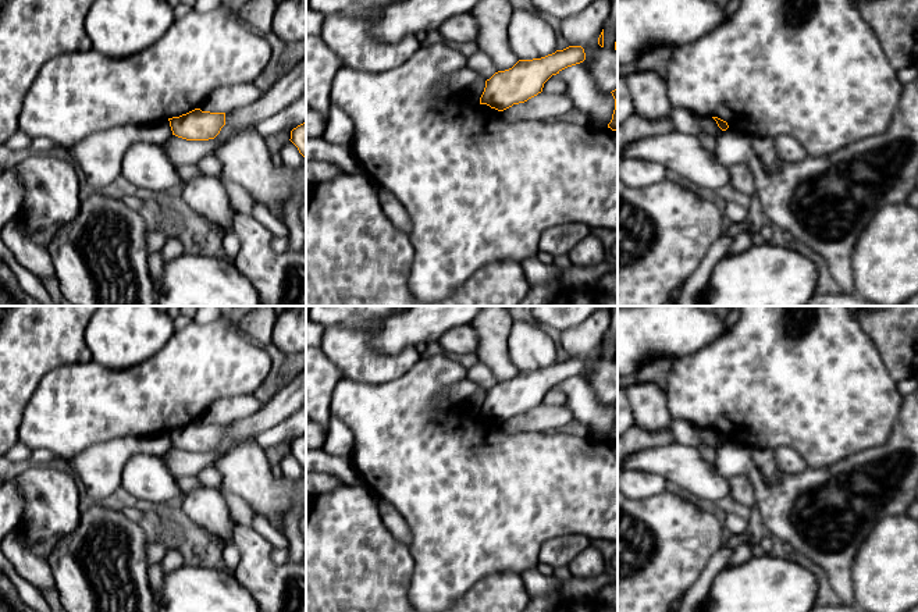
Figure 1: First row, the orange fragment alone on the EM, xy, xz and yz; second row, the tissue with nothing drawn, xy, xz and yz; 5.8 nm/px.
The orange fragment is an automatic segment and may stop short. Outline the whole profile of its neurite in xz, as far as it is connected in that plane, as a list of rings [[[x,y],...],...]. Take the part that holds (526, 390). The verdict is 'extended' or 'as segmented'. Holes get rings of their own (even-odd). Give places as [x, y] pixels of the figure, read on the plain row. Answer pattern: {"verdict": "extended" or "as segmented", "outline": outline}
{"verdict": "as segmented", "outline": [[[569,357],[541,370],[519,371],[512,380],[485,392],[480,416],[504,423],[542,403],[544,395],[562,381],[586,371],[581,357]]]}

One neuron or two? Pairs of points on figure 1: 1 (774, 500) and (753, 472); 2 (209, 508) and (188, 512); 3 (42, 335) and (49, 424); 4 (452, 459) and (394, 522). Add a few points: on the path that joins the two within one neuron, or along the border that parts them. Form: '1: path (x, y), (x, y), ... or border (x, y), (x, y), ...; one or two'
1: path (767, 493), (757, 479); one
2: path (203, 508), (194, 509); one
3: border (75, 363), (52, 369), (28, 402); two
4: border (379, 498), (388, 502), (404, 520), (409, 544); two

